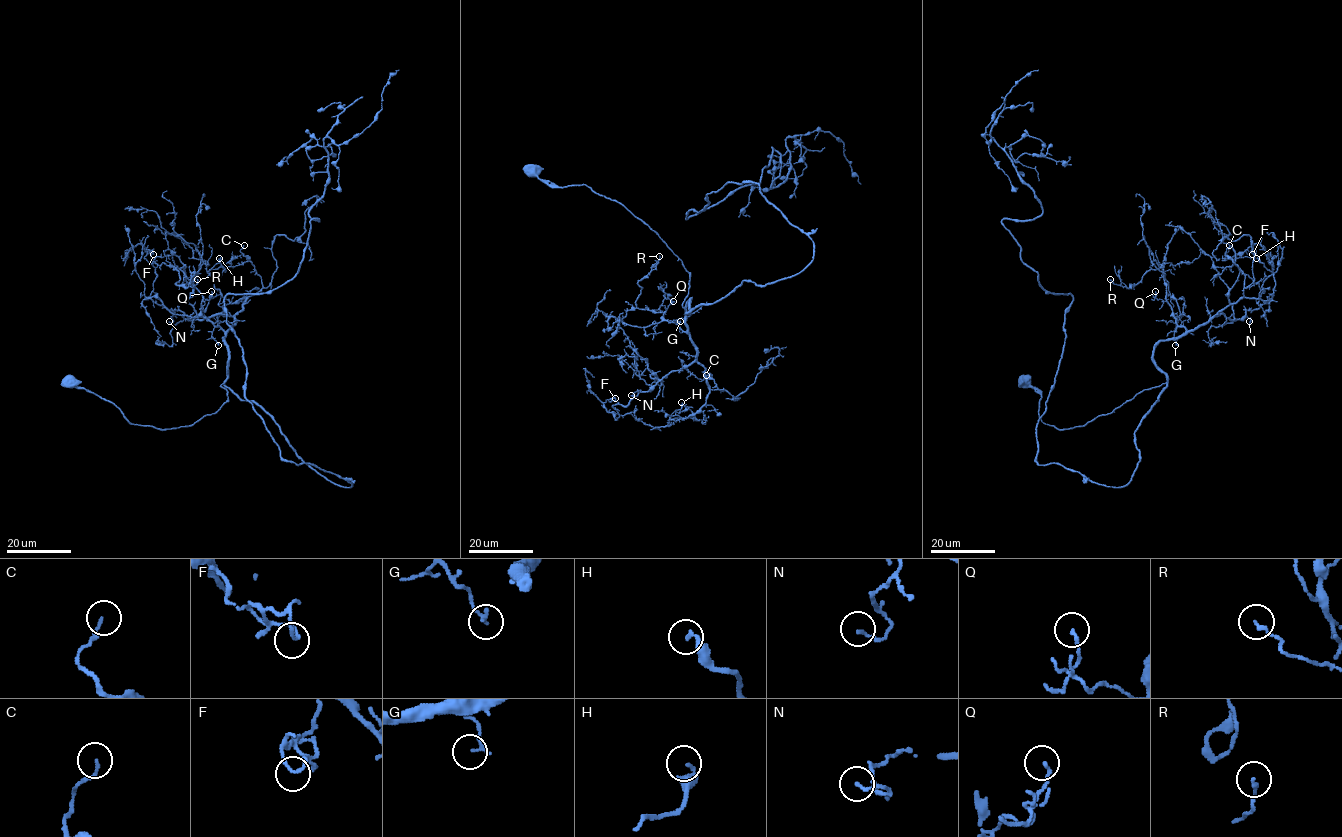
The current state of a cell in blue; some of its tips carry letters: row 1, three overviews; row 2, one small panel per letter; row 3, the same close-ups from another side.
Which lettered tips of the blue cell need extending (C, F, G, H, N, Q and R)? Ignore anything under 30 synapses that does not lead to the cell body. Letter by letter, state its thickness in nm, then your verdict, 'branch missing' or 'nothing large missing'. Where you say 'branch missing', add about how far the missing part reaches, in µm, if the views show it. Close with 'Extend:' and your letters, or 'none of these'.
C: 110 nm | nothing large missing
F: 110 nm | nothing large missing
G: 160 nm | nothing large missing
H: 170 nm | nothing large missing
N: 110 nm | nothing large missing
Q: 90 nm | nothing large missing
R: 140 nm | nothing large missing
Extend: none of these

